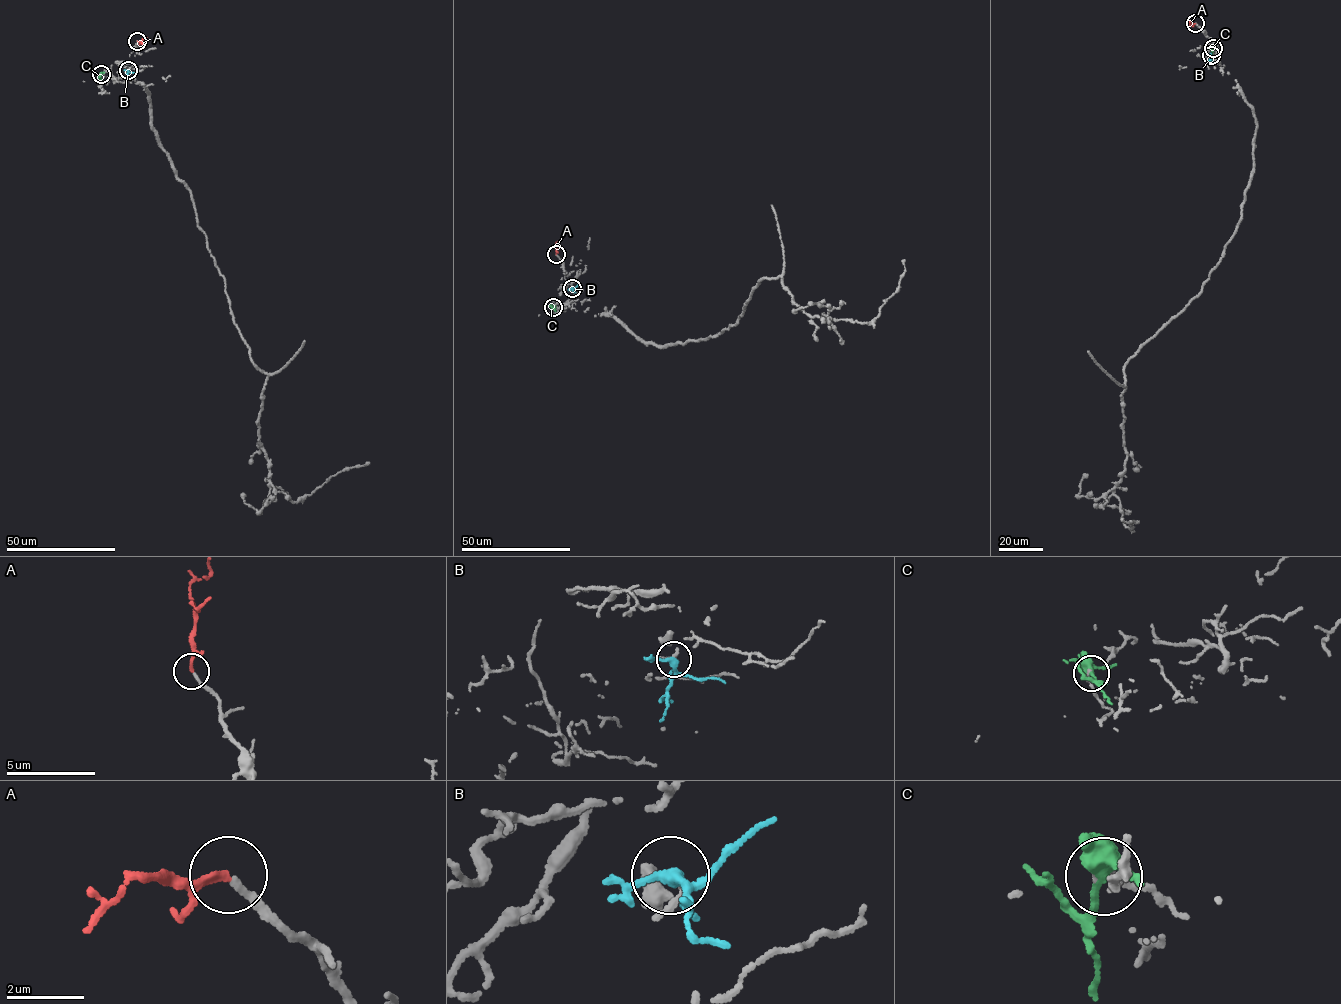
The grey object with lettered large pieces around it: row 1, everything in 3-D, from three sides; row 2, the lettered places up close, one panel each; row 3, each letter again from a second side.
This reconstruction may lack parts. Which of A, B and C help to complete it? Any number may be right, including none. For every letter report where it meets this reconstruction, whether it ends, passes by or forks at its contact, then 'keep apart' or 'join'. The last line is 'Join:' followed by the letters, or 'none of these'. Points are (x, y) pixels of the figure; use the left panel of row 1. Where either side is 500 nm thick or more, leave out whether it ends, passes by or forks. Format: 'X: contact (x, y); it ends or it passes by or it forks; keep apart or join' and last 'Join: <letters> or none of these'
A: contact (137, 41); it ends; join
B: contact (128, 70); it forks; join
C: contact (101, 74); it forks; keep apart
Join: A, B

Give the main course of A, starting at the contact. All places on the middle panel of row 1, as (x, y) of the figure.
A: (556, 254), (558, 240)

